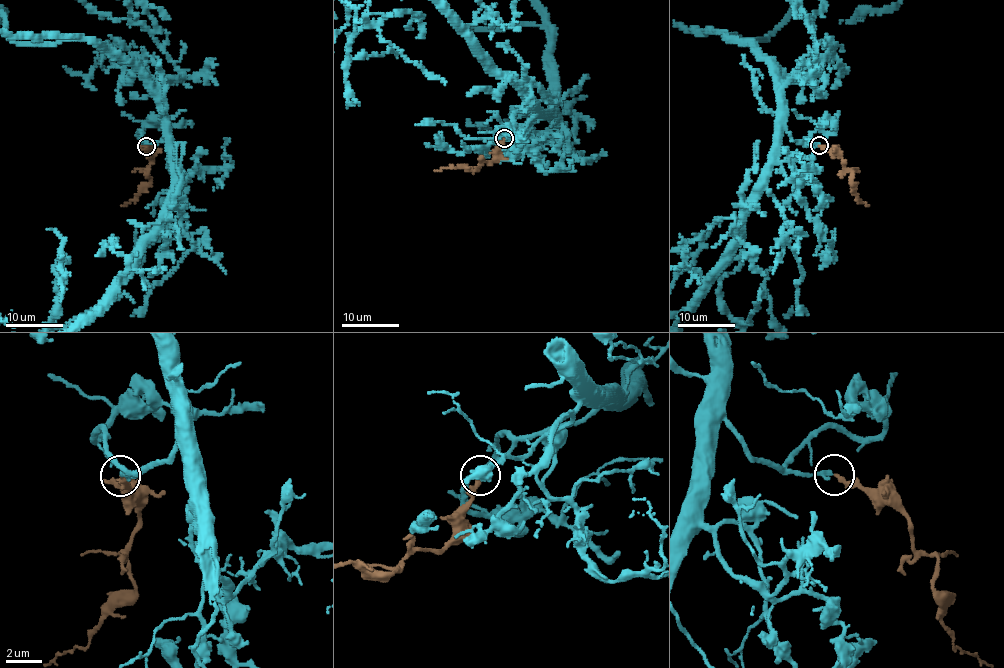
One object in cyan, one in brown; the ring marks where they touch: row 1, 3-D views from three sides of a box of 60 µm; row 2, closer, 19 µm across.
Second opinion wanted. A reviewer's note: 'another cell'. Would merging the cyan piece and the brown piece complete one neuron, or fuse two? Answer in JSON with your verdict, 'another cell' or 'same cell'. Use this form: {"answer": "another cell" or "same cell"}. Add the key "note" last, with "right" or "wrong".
{"answer": "same cell", "note": "wrong"}

